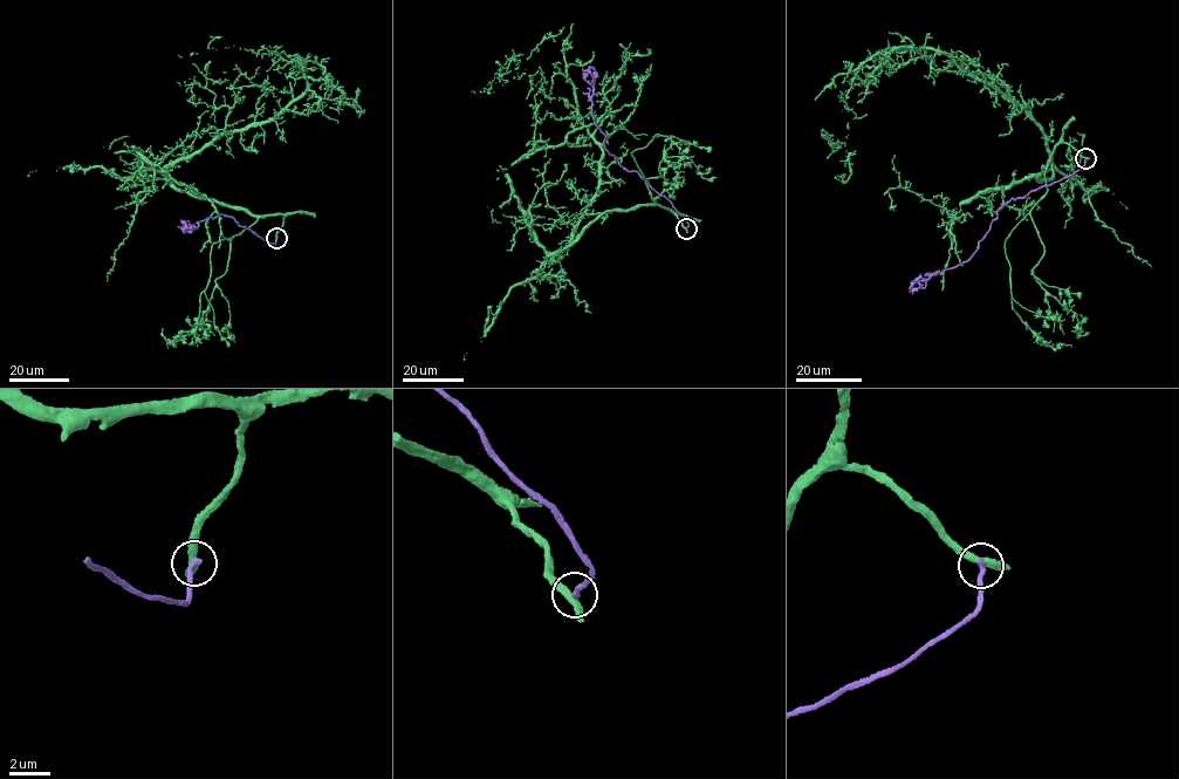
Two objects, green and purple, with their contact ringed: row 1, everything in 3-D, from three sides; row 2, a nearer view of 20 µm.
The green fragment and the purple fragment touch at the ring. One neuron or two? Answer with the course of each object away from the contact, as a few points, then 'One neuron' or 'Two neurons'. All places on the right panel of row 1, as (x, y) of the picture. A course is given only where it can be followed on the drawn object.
Course of green: (1084, 158), (1058, 143), (1039, 180), (1050, 156), (1023, 109), (947, 53), (892, 50), (844, 80), (844, 173). Course of purple: (1084, 158), (1075, 172), (999, 209), (967, 260), (932, 275), (923, 288), (912, 287), (913, 282). Two neurons

